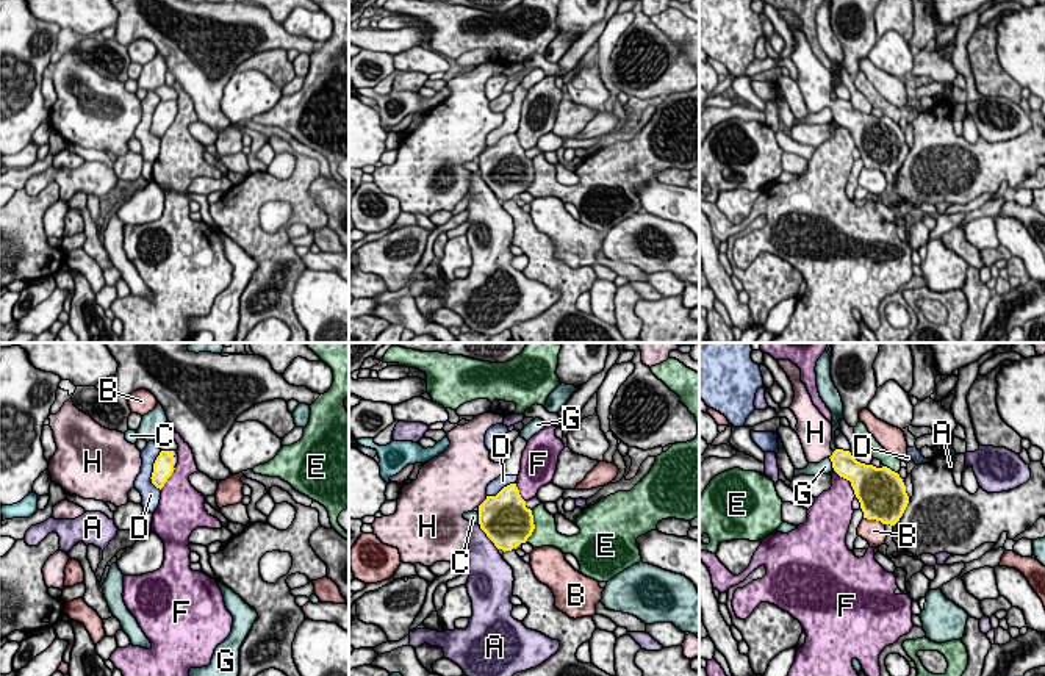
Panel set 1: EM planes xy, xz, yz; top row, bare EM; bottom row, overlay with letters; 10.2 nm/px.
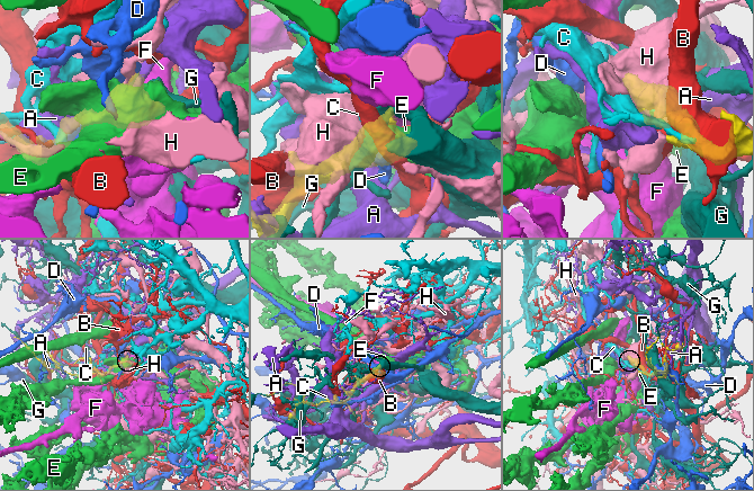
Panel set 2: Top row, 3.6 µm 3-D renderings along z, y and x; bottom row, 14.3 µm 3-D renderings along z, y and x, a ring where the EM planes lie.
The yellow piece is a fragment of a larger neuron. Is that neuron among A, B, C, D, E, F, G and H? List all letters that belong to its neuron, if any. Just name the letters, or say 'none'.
H

